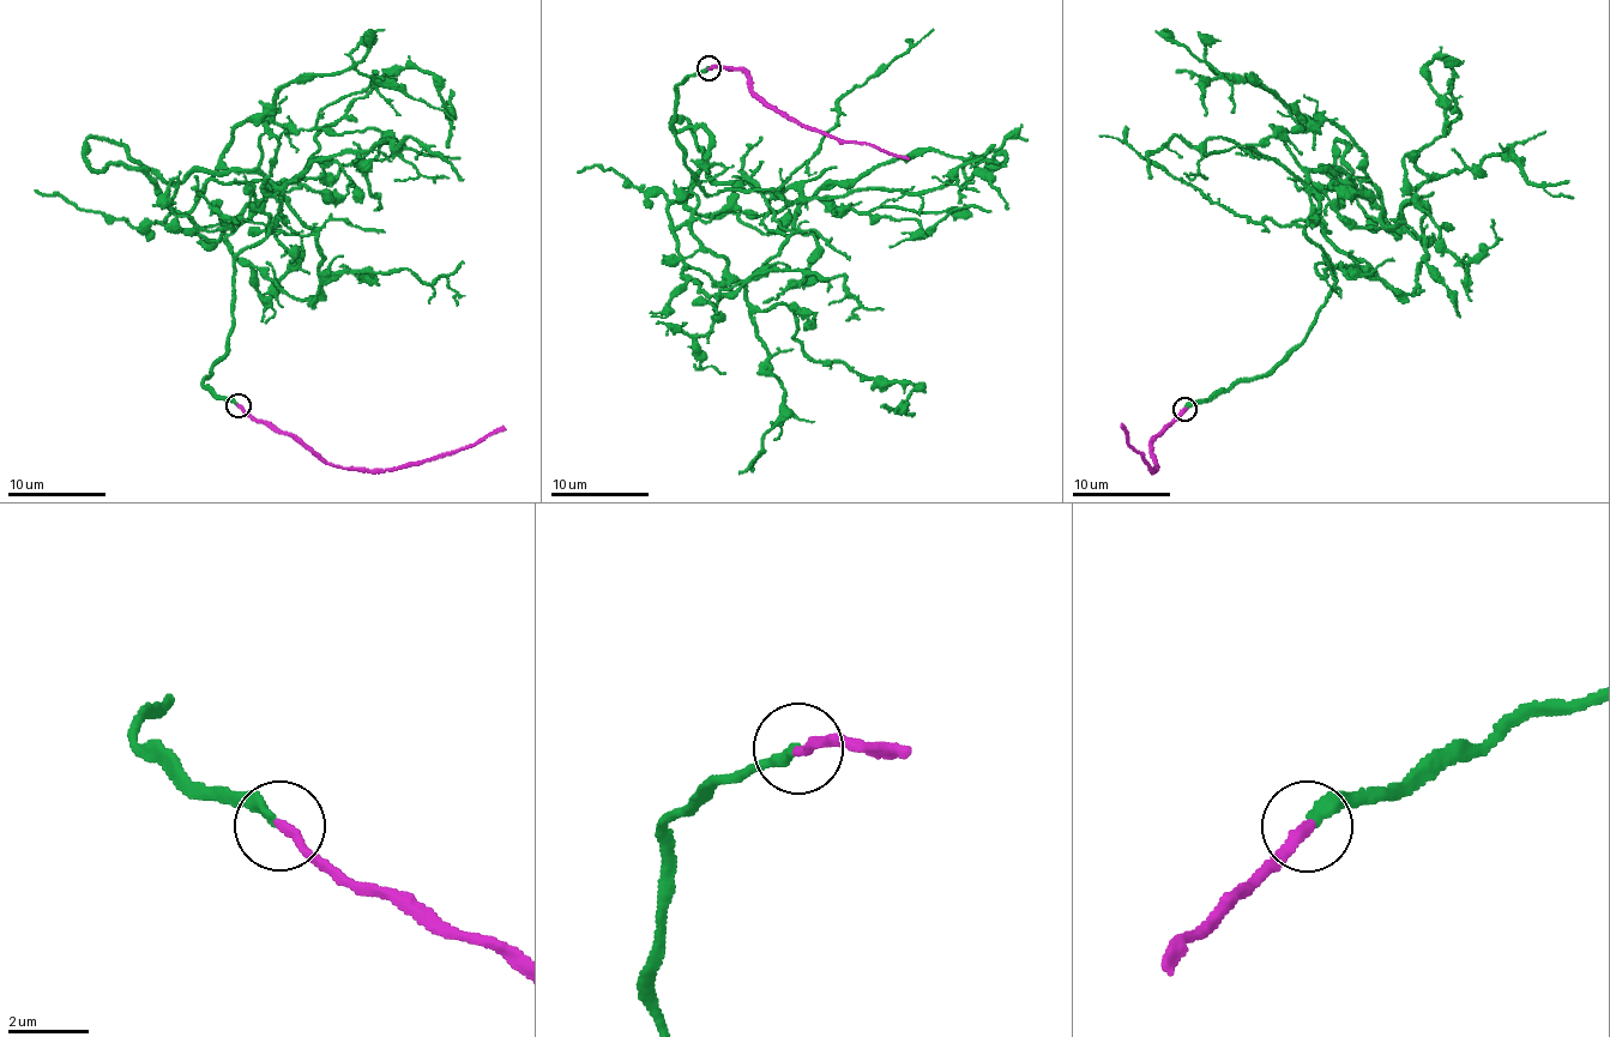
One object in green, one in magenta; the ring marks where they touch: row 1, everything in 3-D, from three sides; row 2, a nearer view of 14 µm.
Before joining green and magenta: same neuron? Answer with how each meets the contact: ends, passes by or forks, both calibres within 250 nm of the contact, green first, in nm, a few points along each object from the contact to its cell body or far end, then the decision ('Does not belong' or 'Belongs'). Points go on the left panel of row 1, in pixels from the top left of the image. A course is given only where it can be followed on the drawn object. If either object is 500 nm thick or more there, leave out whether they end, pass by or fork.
At the ring green ends. At the ring magenta ends. Thickness 260 nm (green) against 240 nm. Course of green: (237, 405), (203, 379), (281, 192), (176, 188), (222, 224), (405, 67), (446, 146). Course of magenta: (237, 405), (342, 468), (399, 468), (471, 447), (489, 435), (506, 430). Belongs

